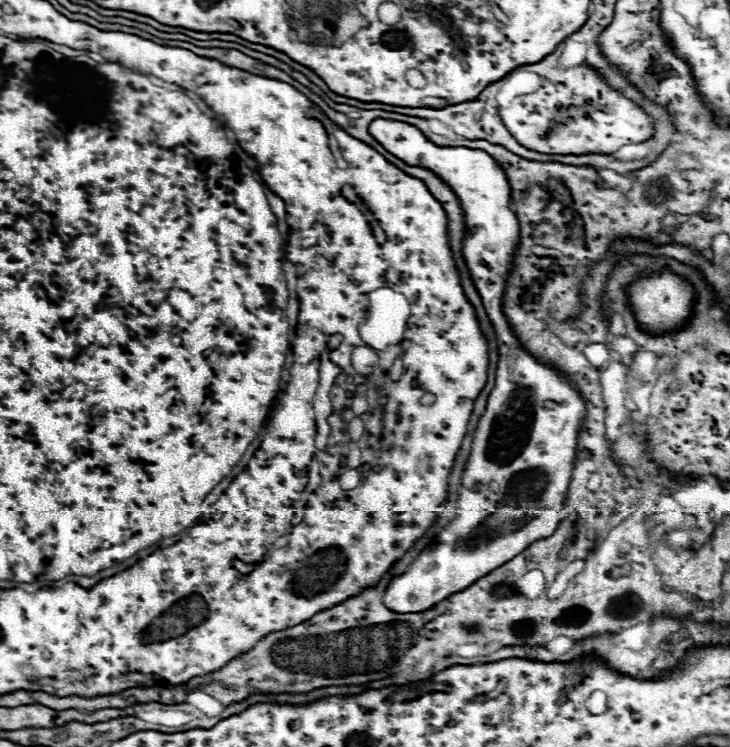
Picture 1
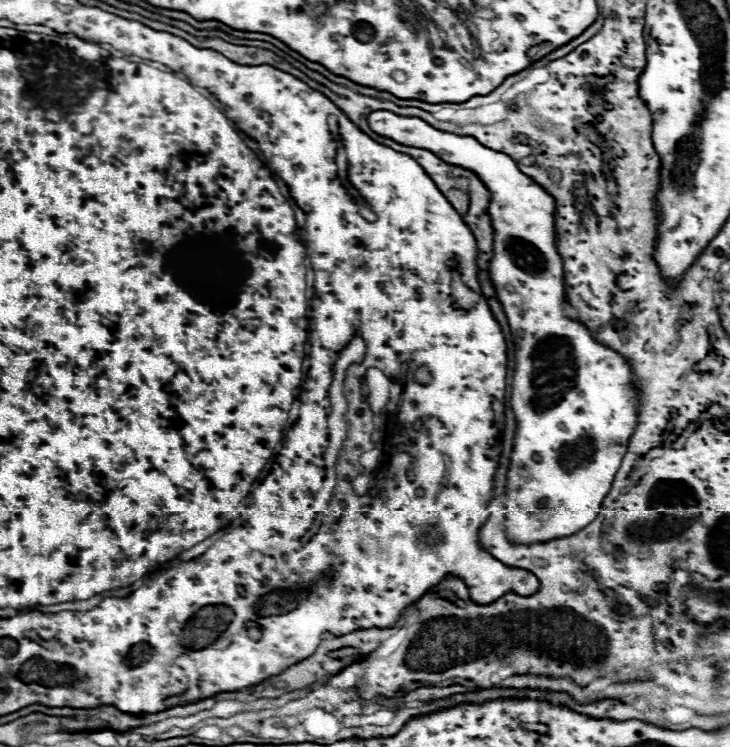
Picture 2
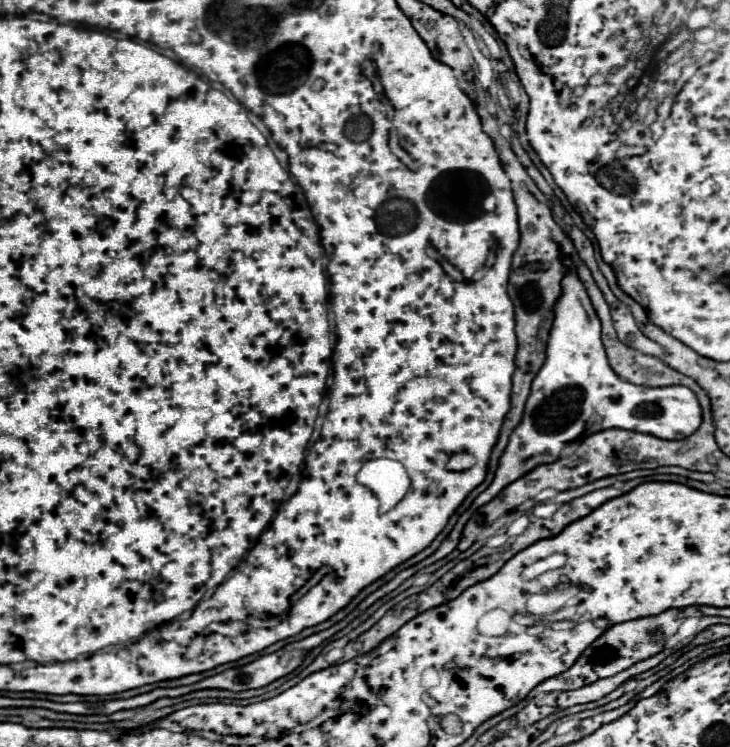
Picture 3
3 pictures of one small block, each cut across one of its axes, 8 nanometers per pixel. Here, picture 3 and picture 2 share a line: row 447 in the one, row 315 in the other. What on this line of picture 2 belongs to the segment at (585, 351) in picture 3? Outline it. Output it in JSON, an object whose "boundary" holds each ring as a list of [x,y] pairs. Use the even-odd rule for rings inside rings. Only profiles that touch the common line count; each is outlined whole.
{"boundary":[[[376,110],[368,116],[370,128],[386,138],[392,138],[398,144],[404,146],[424,146],[424,150],[432,150],[438,158],[442,158],[444,162],[452,162],[456,166],[468,166],[468,170],[476,170],[478,178],[488,186],[492,200],[490,200],[490,218],[492,218],[492,226],[494,226],[494,256],[490,260],[490,278],[492,284],[498,292],[498,300],[504,306],[504,312],[508,316],[508,324],[516,342],[516,374],[514,374],[514,382],[512,382],[512,408],[518,420],[518,430],[516,430],[516,438],[514,438],[514,452],[512,452],[512,460],[508,466],[508,488],[506,488],[506,500],[504,500],[504,526],[506,526],[506,534],[508,538],[512,538],[512,542],[546,542],[552,538],[562,538],[562,536],[570,536],[578,530],[582,530],[584,526],[588,526],[600,512],[600,506],[612,486],[612,480],[620,468],[620,462],[628,450],[628,442],[630,436],[636,430],[638,424],[638,410],[640,410],[640,386],[638,380],[632,372],[632,366],[626,362],[626,358],[622,354],[618,354],[616,350],[608,348],[606,344],[598,342],[590,330],[578,322],[578,320],[568,320],[562,314],[562,304],[566,304],[566,286],[564,286],[564,268],[562,268],[562,258],[558,254],[556,248],[556,232],[554,232],[554,214],[556,214],[556,202],[554,198],[538,184],[534,182],[530,176],[526,176],[524,172],[520,172],[520,168],[516,166],[516,162],[502,152],[496,152],[492,148],[482,146],[476,138],[472,136],[458,136],[452,132],[442,132],[432,128],[428,122],[420,120],[420,118],[412,118],[412,116],[400,116],[388,110]]]}

